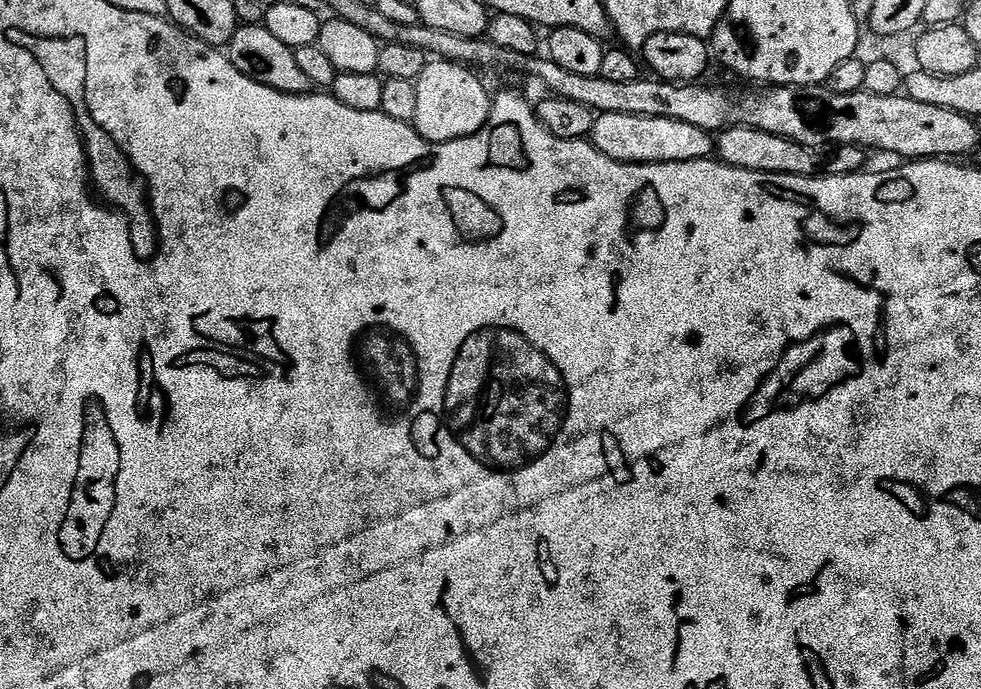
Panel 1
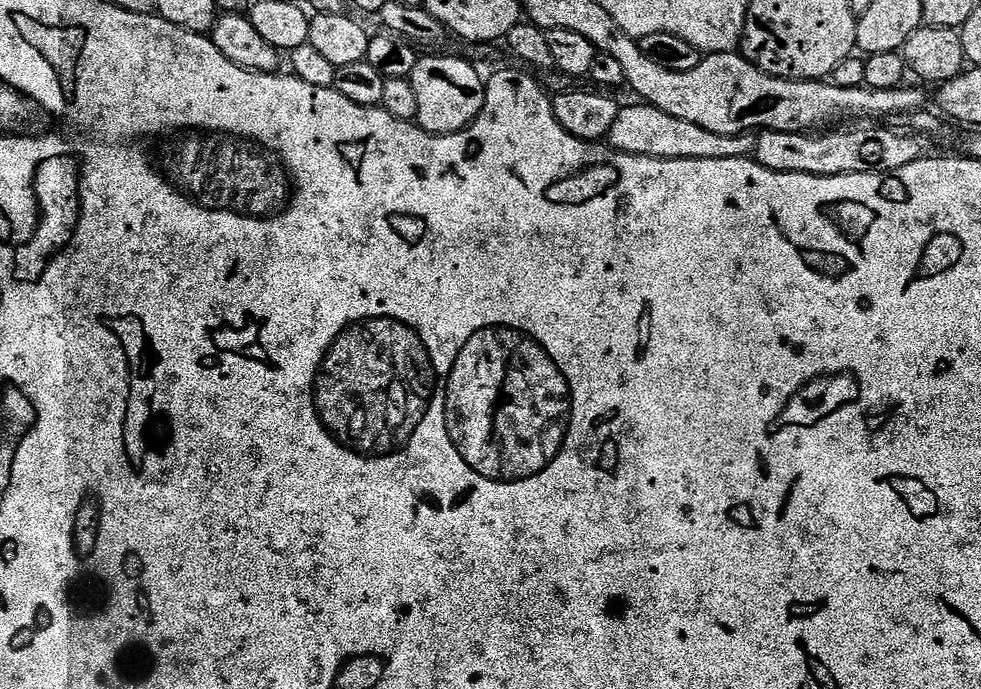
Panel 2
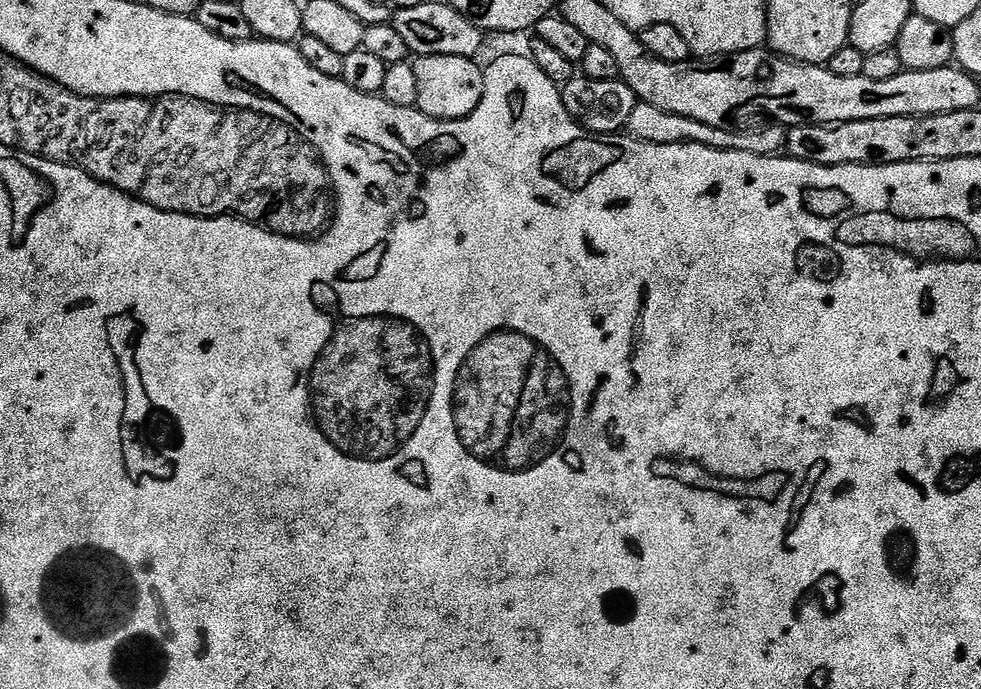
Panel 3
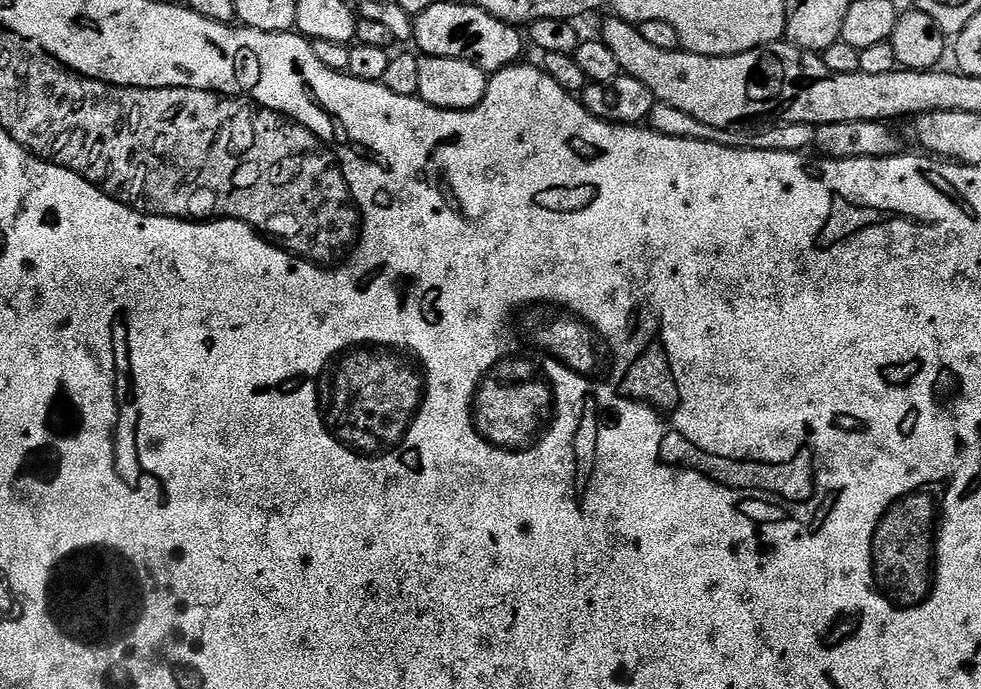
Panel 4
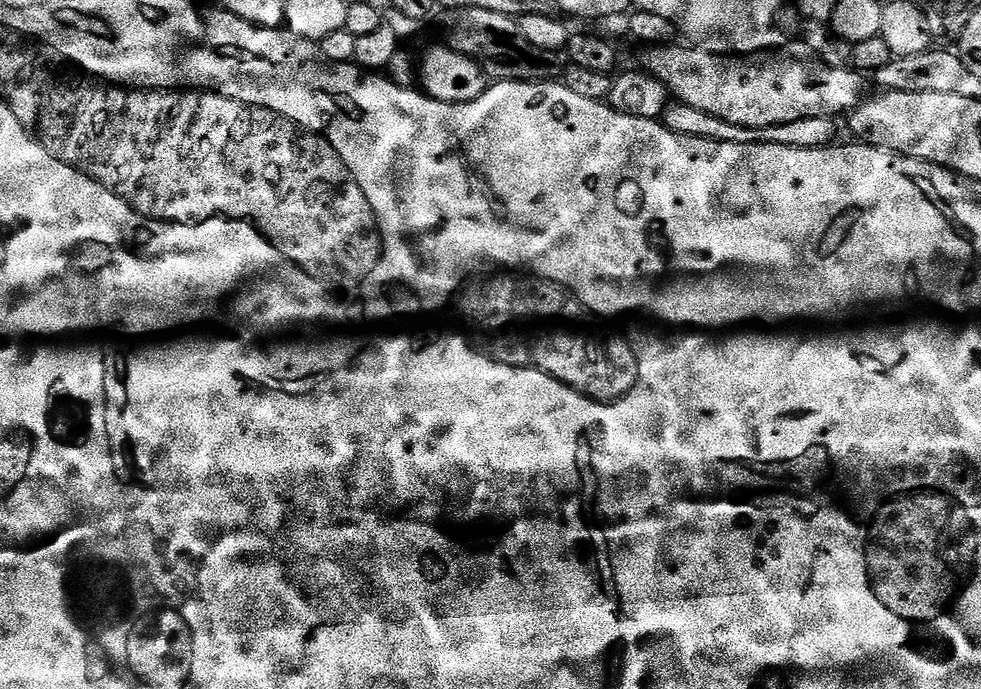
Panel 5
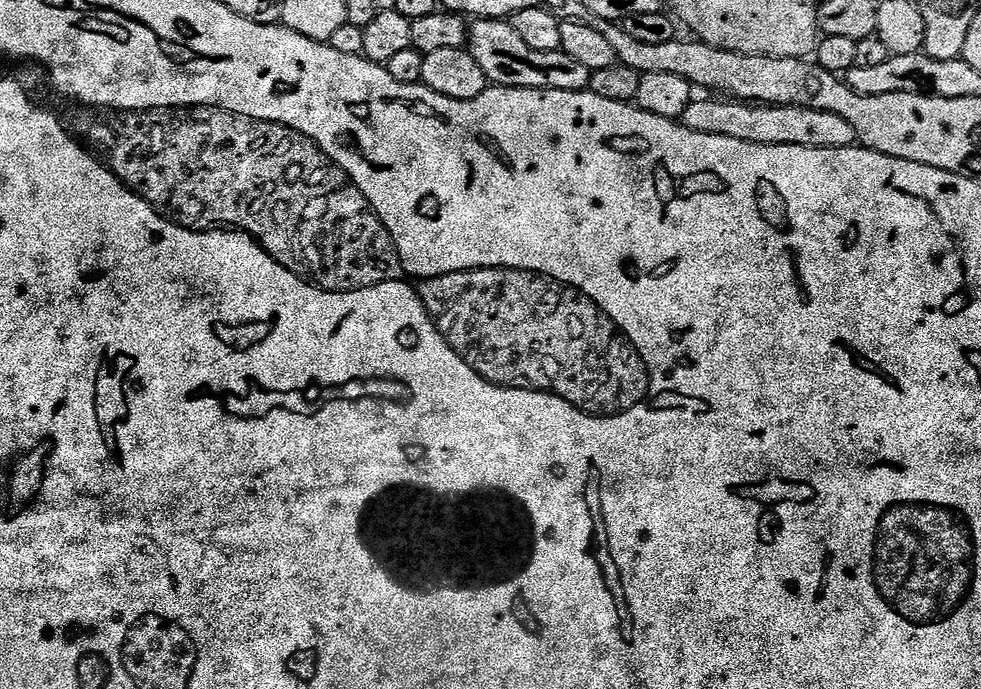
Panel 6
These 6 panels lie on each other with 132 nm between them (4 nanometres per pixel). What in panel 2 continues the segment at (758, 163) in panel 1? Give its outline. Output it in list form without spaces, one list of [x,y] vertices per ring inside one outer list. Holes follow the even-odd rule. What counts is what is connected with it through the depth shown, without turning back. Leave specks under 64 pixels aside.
[[[844,128],[841,132],[824,132],[828,130],[820,130],[813,134],[811,131],[806,132],[783,132],[782,130],[764,130],[756,136],[756,146],[754,149],[754,159],[762,166],[766,166],[766,170],[774,170],[775,172],[789,172],[790,174],[810,174],[811,176],[841,176],[842,174],[862,174],[863,172],[893,172],[902,166],[910,166],[910,162],[915,160],[923,160],[929,155],[928,140],[929,137],[924,134],[917,134],[911,130],[903,130],[904,132],[895,132],[892,128]]]

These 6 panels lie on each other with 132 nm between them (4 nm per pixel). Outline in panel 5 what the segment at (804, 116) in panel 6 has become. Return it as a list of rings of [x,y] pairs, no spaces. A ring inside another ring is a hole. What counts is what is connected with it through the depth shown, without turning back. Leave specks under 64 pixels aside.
[[[669,102],[662,117],[665,128],[674,134],[682,134],[690,138],[706,138],[718,142],[734,142],[735,144],[777,144],[791,148],[826,148],[837,143],[836,124],[833,117],[802,118],[798,122],[786,122],[782,126],[766,126],[765,128],[743,128],[730,122],[722,122],[722,118],[714,118],[703,110],[694,110],[694,106],[686,106],[679,102]]]

